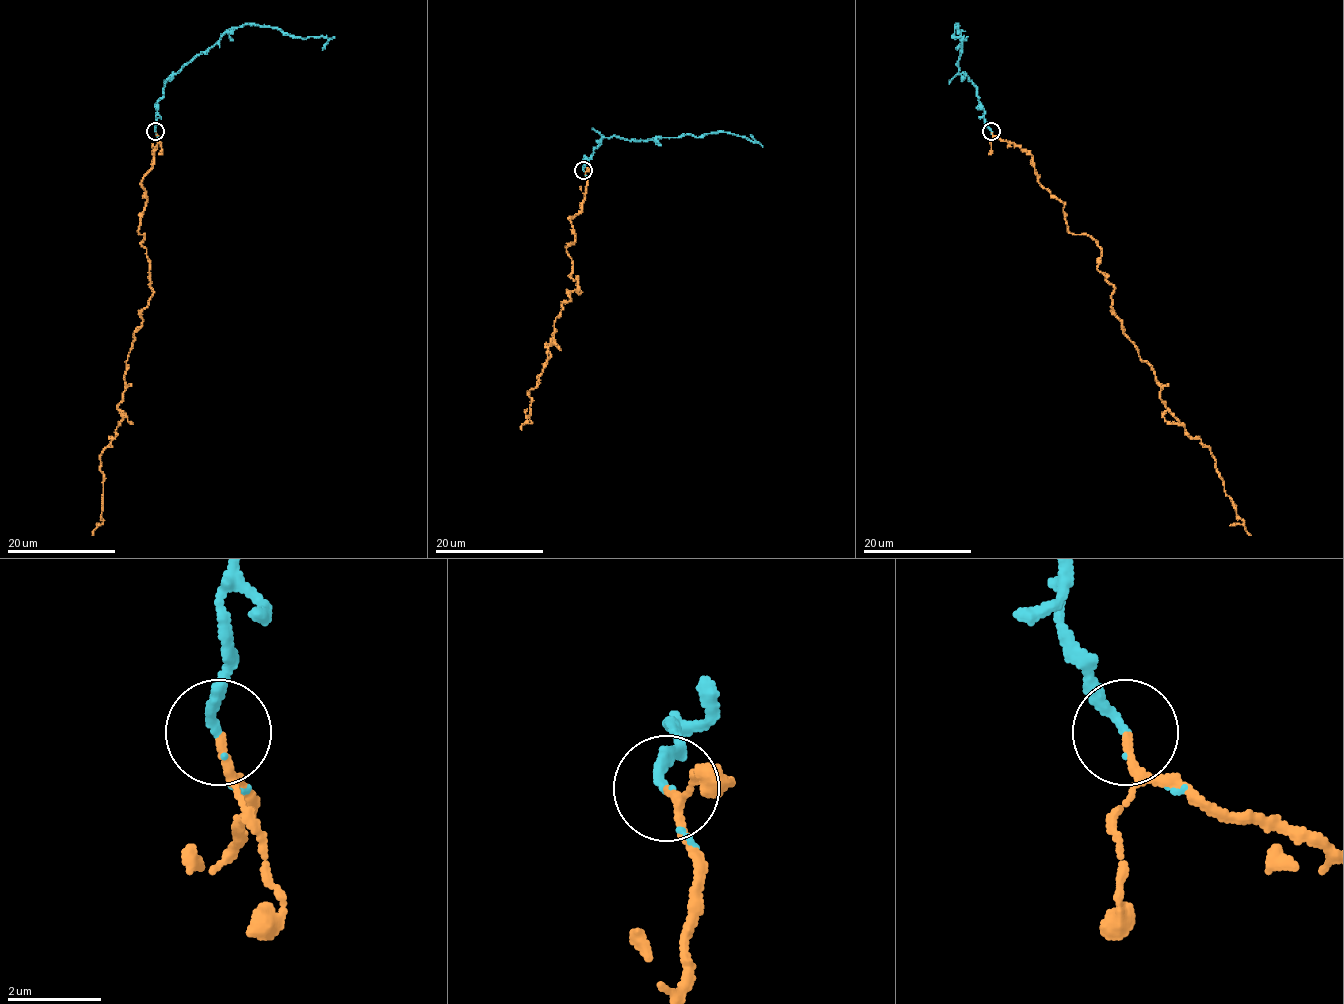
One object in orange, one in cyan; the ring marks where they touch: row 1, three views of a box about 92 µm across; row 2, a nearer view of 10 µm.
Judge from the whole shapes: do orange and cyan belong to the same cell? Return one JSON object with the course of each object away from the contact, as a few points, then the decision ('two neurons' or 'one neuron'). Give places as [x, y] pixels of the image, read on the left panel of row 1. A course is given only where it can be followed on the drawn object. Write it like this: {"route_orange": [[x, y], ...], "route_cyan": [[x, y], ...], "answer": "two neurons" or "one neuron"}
{"route_orange": [[156, 131], [138, 230], [153, 294], [126, 360], [122, 421], [100, 456], [103, 521], [93, 535]], "route_cyan": [[156, 131], [157, 101], [170, 76], [226, 32], [245, 24], [276, 27], [295, 36], [326, 38], [322, 50]], "answer": "one neuron"}

